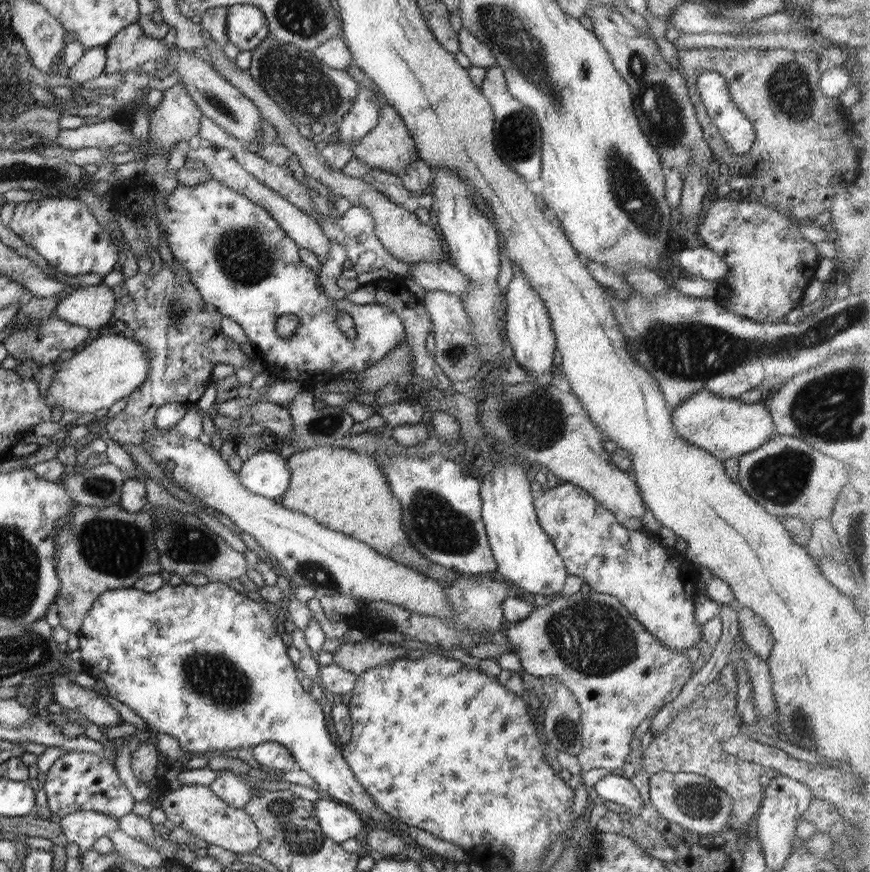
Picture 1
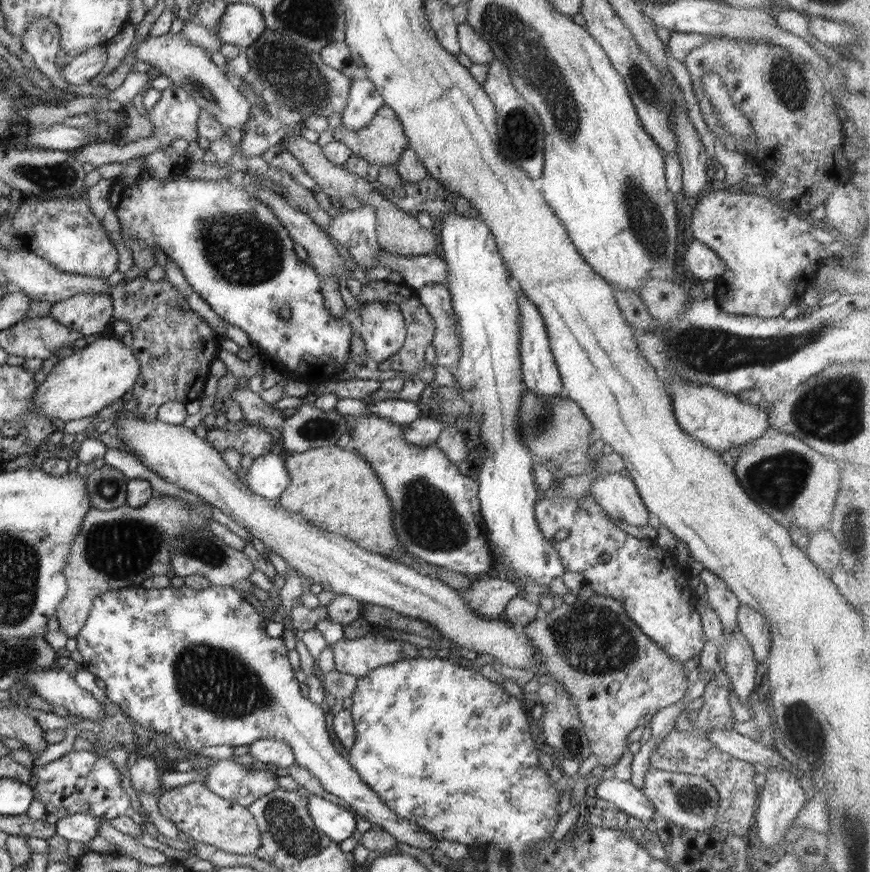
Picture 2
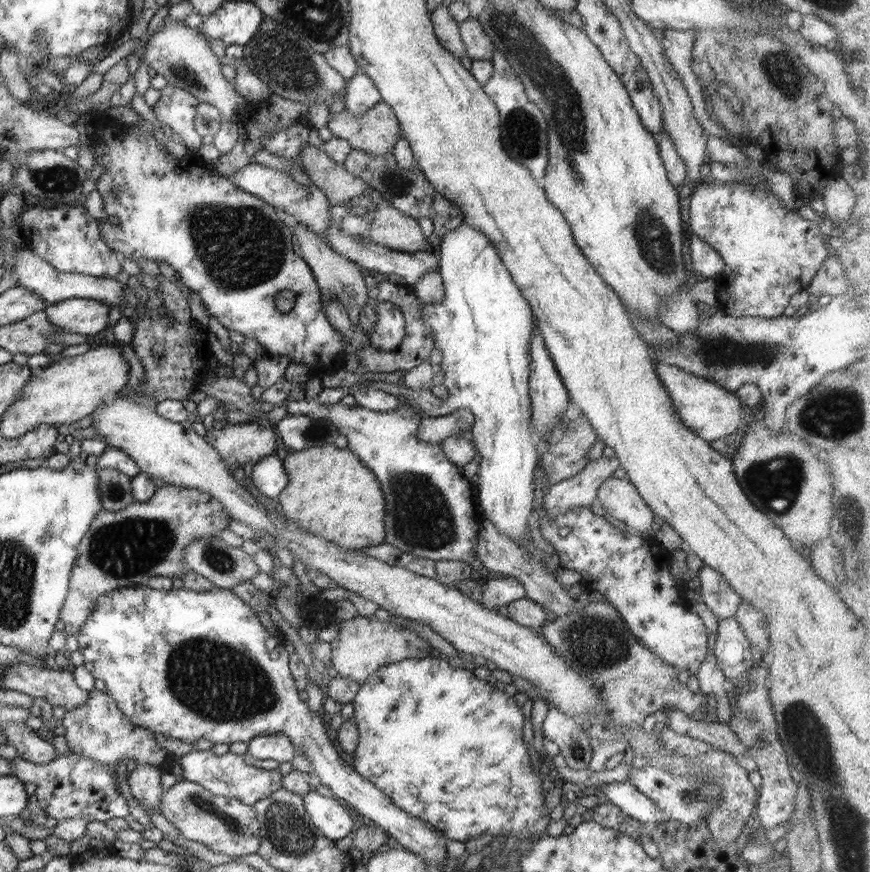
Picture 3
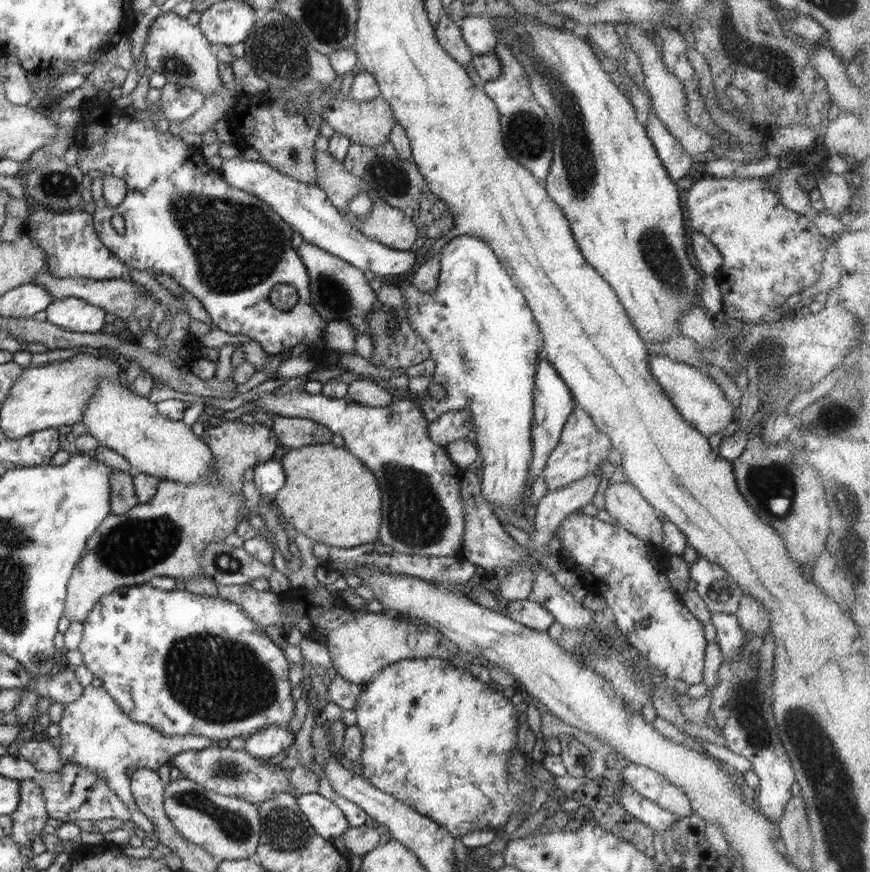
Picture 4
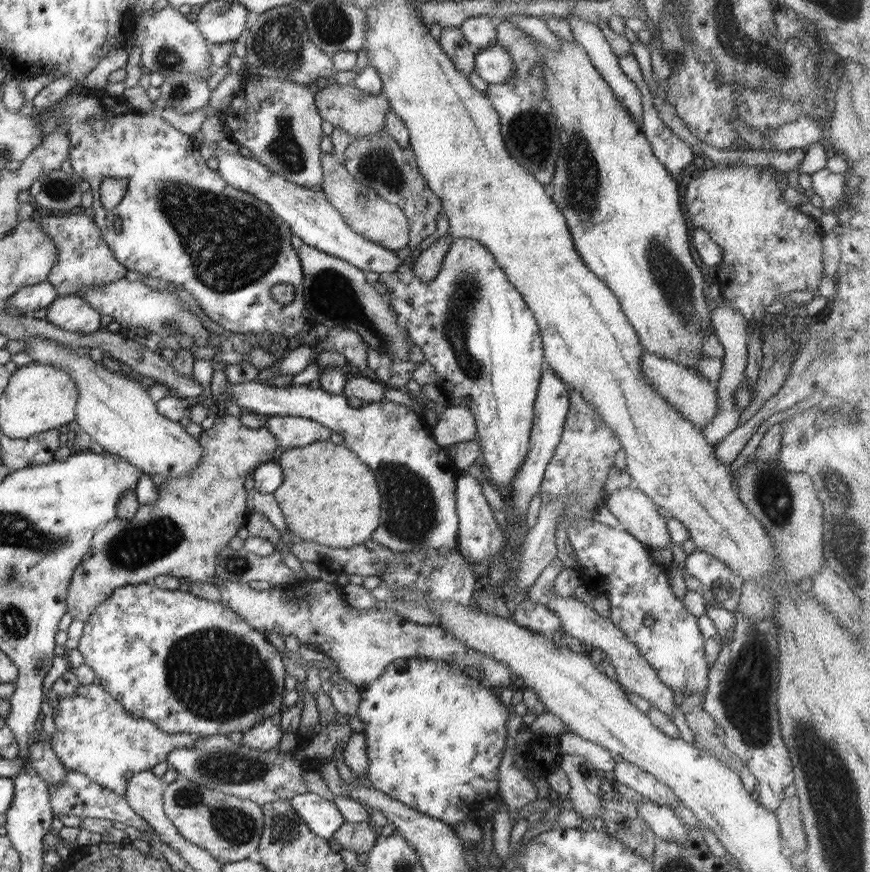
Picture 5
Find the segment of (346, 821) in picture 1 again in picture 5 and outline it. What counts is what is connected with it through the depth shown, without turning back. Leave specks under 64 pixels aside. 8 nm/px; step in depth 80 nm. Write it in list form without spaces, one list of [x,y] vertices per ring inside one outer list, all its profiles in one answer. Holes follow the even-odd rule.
[[[307,793],[293,796],[290,806],[302,818],[314,834],[332,841],[334,833],[344,823],[344,817],[332,801],[320,795]]]

